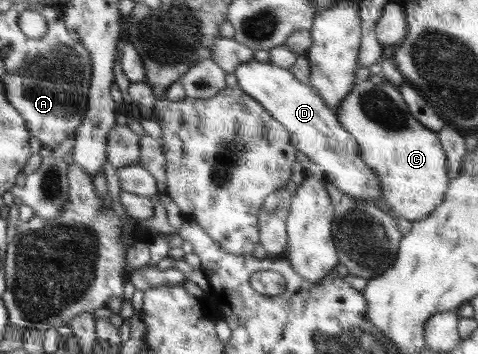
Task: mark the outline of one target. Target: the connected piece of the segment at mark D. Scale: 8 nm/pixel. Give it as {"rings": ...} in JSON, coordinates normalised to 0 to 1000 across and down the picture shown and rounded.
{"rings":[[[536,167],[506,178],[490,195],[498,246],[540,285],[605,376],[607,401],[619,424],[632,427],[646,444],[651,460],[659,460],[672,480],[684,489],[690,511],[718,545],[751,554],[762,565],[782,565],[799,556],[795,540],[795,506],[762,463],[753,441],[745,393],[734,384],[709,347],[705,322],[682,299],[676,277],[638,232],[626,229],[603,195],[569,181],[565,172],[546,178]]]}

